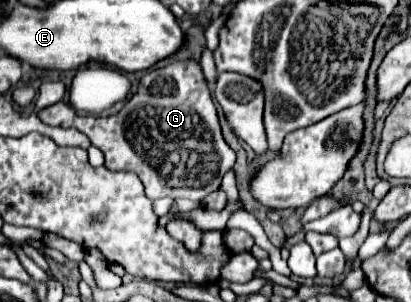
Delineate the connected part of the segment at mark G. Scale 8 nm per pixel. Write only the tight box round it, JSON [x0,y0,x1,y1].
[38,60,236,202]

